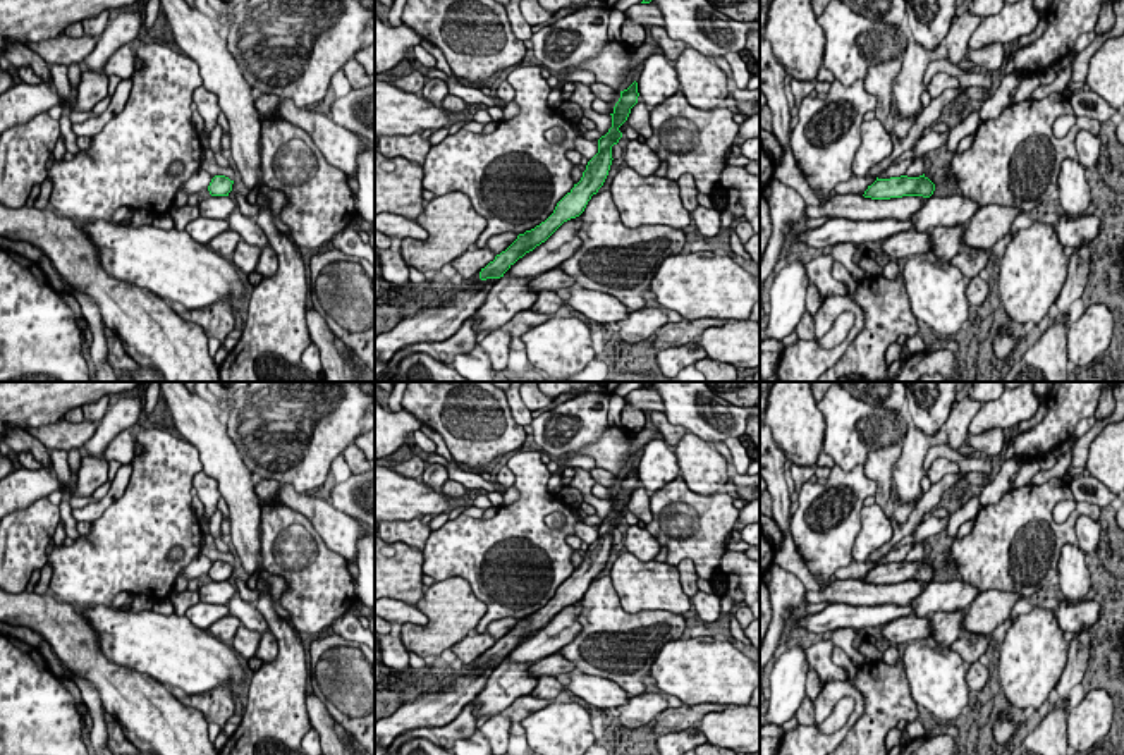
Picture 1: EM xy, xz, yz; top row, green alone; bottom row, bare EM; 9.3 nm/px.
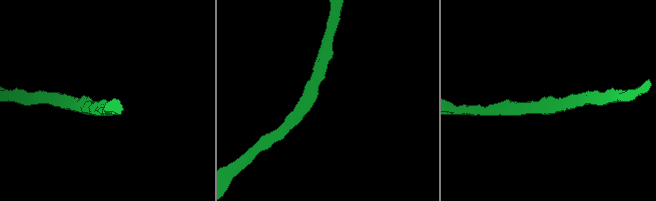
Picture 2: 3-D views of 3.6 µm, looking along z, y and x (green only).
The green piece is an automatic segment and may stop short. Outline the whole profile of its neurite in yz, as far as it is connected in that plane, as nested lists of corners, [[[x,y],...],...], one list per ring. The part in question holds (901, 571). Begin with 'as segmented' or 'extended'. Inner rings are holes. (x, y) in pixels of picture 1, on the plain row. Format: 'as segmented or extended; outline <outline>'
as segmented; outline [[[923,559],[919,562],[890,562],[890,564],[878,564],[868,571],[864,576],[864,583],[871,585],[890,585],[890,583],[902,583],[902,581],[923,581],[930,583],[935,576],[935,569]]]

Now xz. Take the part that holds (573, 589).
as segmented; outline [[[636,466],[627,475],[620,476],[620,483],[610,499],[612,513],[598,525],[598,538],[588,547],[581,566],[557,588],[553,598],[545,607],[519,619],[505,636],[481,654],[481,666],[504,662],[519,643],[545,628],[564,607],[576,604],[584,597],[588,586],[598,578],[608,561],[614,545],[612,531],[622,523],[619,513],[627,506],[631,494],[638,488],[638,482]]]

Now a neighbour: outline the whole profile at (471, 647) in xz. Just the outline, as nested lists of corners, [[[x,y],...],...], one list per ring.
[[[504,617],[490,623],[485,633],[473,633],[452,647],[452,652],[464,662],[464,666],[480,659],[497,640],[505,636],[519,619]]]

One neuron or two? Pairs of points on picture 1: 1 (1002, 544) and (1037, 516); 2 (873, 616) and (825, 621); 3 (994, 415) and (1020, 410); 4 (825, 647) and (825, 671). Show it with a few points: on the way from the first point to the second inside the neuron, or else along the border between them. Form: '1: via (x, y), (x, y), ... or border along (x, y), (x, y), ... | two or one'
1: via (1011, 537), (1028, 520) | one
2: via (861, 616), (837, 616) | one
3: via (1001, 410), (1013, 410) | one
4: via (825, 652), (825, 666) | one

